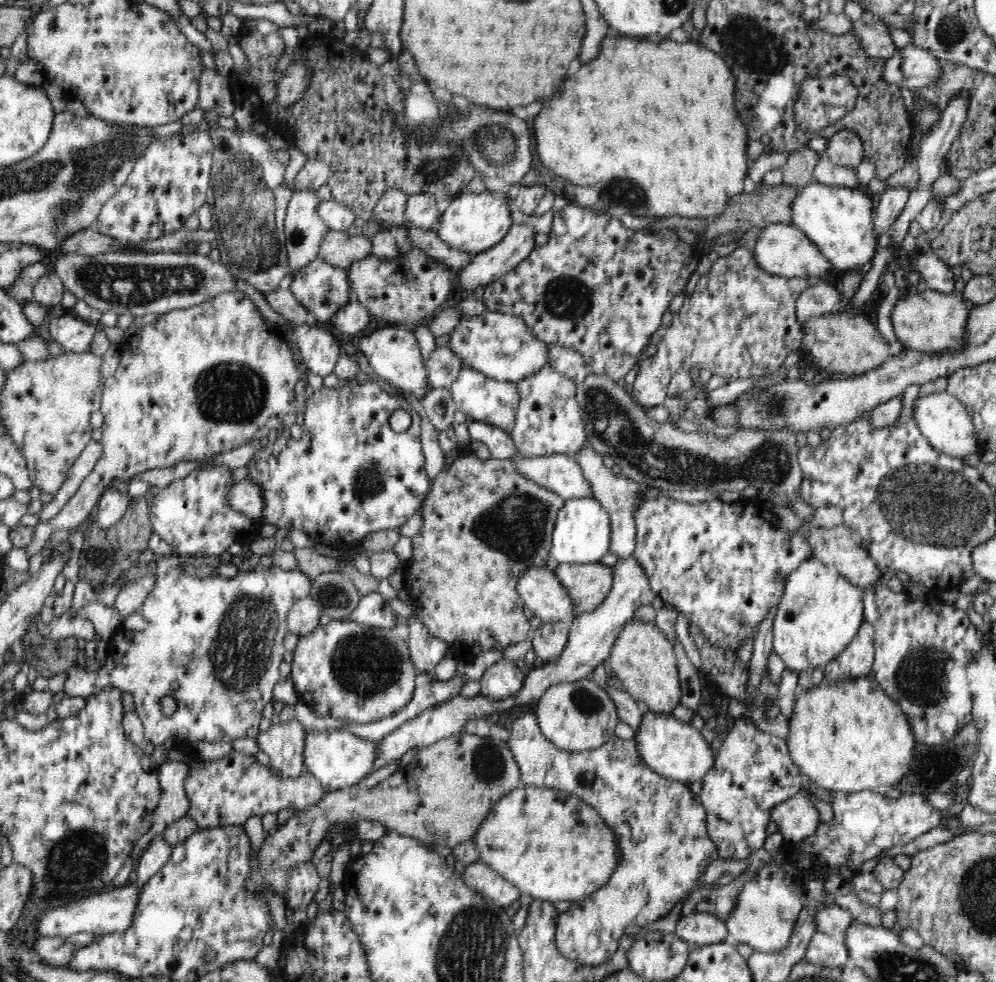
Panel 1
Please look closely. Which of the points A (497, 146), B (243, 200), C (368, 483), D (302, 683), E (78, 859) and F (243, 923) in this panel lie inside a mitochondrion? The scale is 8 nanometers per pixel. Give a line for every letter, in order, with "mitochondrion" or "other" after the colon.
A: mitochondrion
B: mitochondrion
C: mitochondrion
D: other
E: mitochondrion
F: other

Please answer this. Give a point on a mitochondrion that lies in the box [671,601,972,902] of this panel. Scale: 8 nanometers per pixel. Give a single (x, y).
(922, 680)

